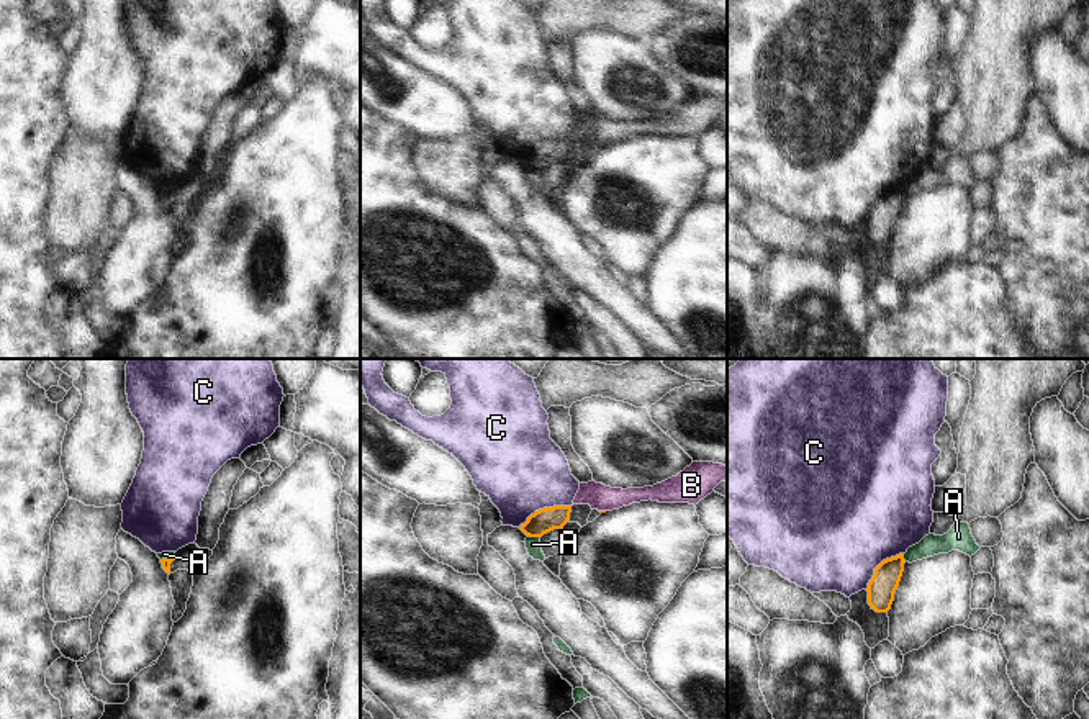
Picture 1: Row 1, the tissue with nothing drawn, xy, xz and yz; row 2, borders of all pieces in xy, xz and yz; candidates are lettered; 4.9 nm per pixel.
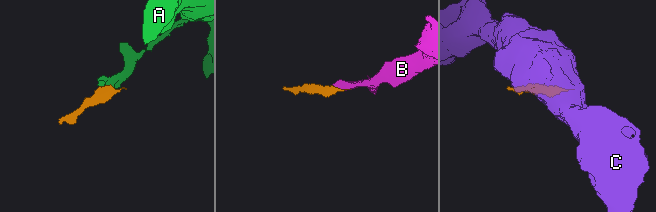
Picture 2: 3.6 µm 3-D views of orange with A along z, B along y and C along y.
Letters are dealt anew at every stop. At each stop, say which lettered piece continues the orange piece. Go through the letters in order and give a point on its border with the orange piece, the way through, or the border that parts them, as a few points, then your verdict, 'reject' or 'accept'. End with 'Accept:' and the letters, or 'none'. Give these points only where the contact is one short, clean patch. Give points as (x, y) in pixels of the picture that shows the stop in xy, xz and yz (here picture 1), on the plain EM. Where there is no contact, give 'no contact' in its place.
A: meets orange in xz at (534, 169); border along xz (528, 167), (539, 171); reject
B: meets orange in xz at (603, 144); runs through xz (600, 144), (603, 144), (603, 133), (600, 130); accept
C: meets orange in xz at (544, 141); border along xz (570, 138), (539, 141), (519, 161); reject
Accept: B

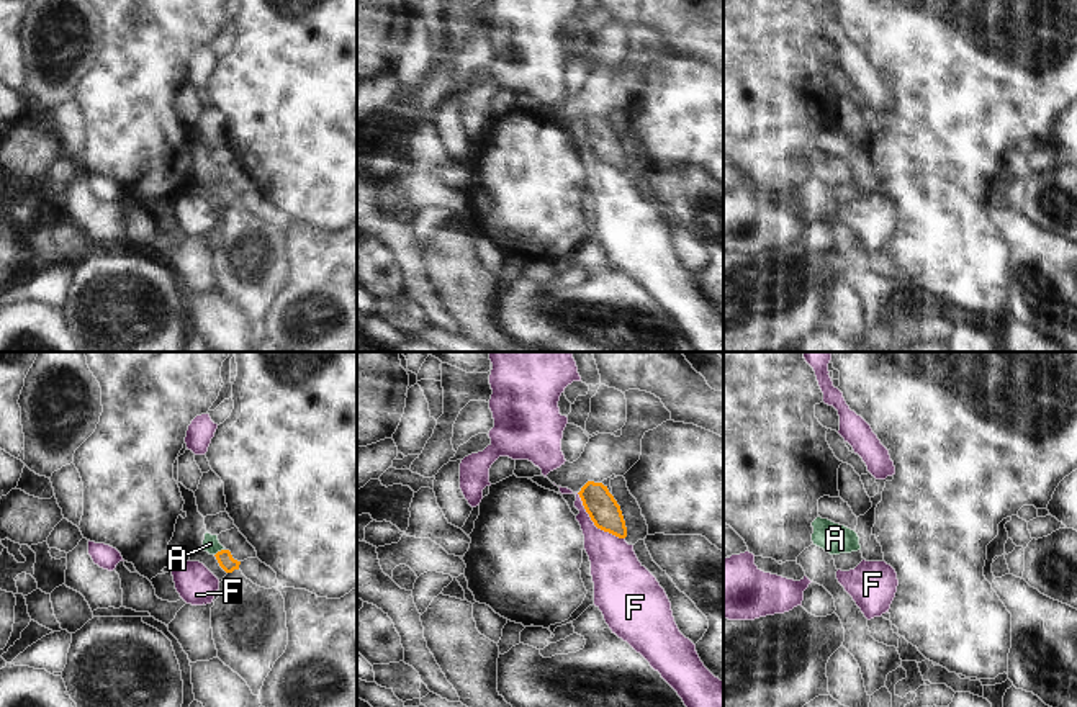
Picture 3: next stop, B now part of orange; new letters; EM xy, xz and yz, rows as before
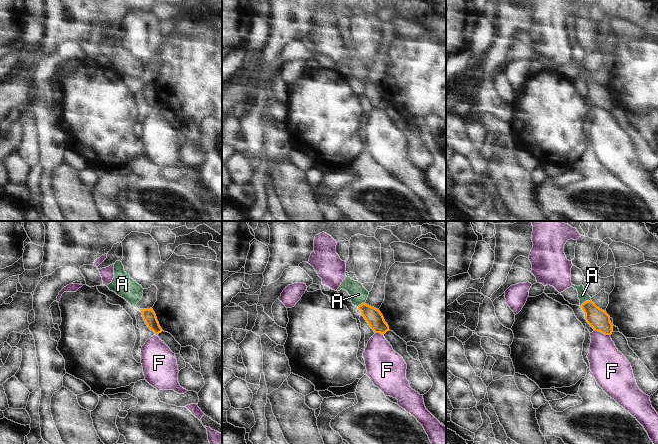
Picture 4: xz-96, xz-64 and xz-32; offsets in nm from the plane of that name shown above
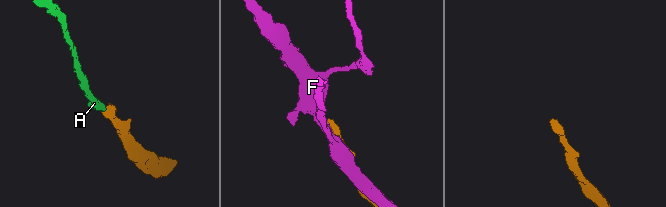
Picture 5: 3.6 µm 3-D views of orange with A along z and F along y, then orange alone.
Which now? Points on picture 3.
A: meets orange in xy at (221, 184); runs through xy (225, 192), (221, 184), (210, 177); accept
F: meets orange in xz at (594, 157); reject
Accept: A

